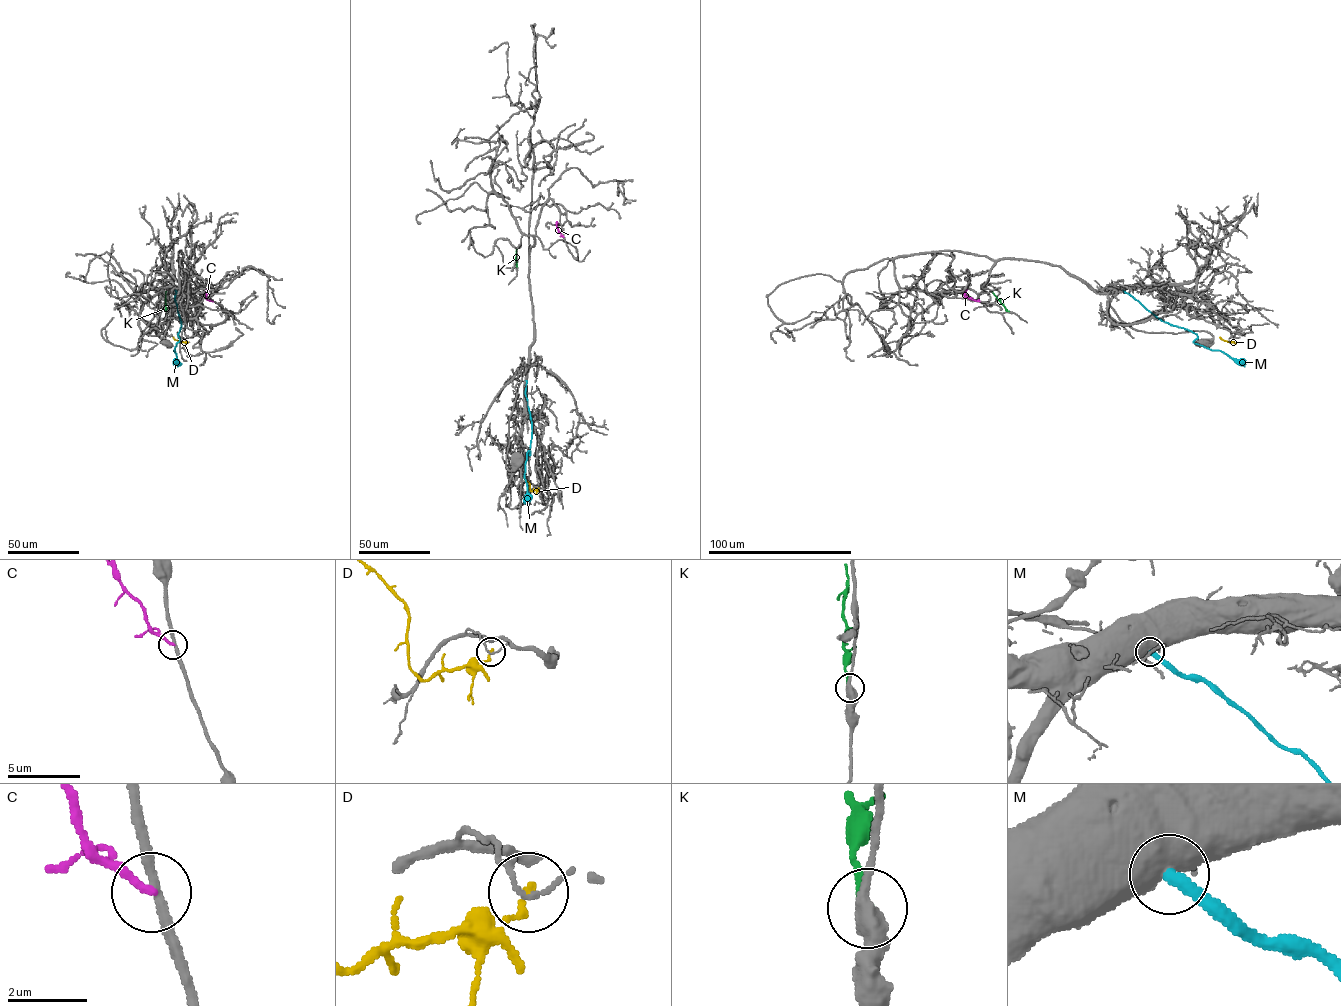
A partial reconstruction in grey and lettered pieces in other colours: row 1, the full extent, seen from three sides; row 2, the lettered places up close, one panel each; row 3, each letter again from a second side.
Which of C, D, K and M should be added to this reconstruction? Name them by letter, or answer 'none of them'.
none of them

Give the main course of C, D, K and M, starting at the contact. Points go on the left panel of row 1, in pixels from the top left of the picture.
C: (213, 301), (207, 299), (206, 289)
D: (187, 342), (179, 342), (172, 337)
K: (166, 311), (166, 291)
M: (175, 290), (181, 325), (178, 335), (180, 340), (174, 348), (175, 362)

